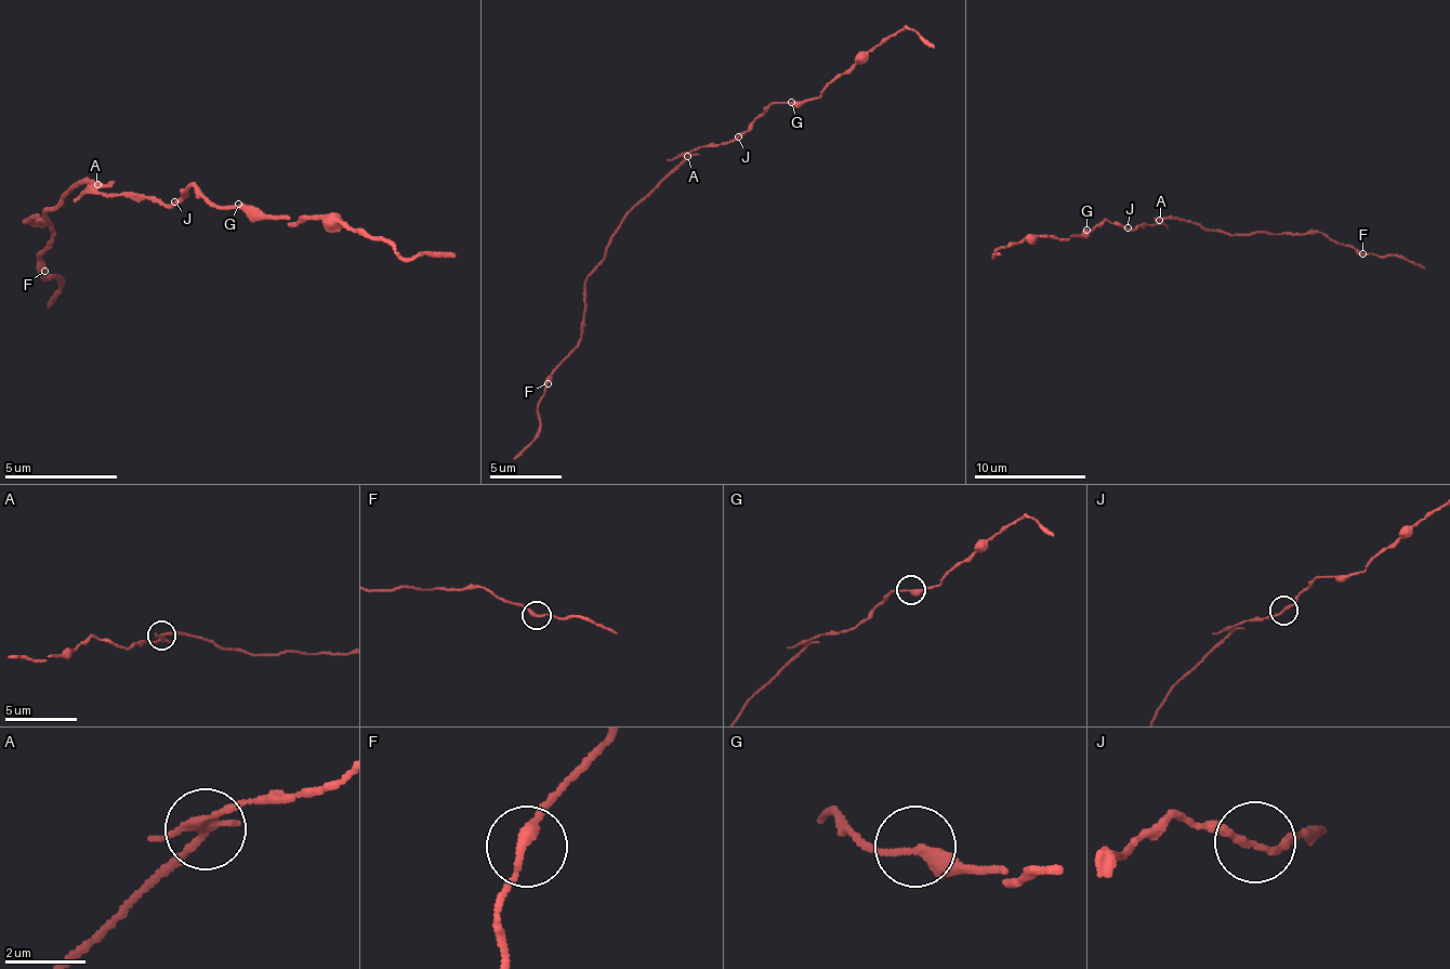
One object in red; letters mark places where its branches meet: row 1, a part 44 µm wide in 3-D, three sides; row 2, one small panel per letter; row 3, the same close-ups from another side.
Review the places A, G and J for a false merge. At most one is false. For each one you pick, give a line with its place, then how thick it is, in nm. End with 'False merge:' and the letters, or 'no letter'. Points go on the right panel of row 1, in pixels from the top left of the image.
A: place (1159, 220); calibre 190 nm
False merge: A

